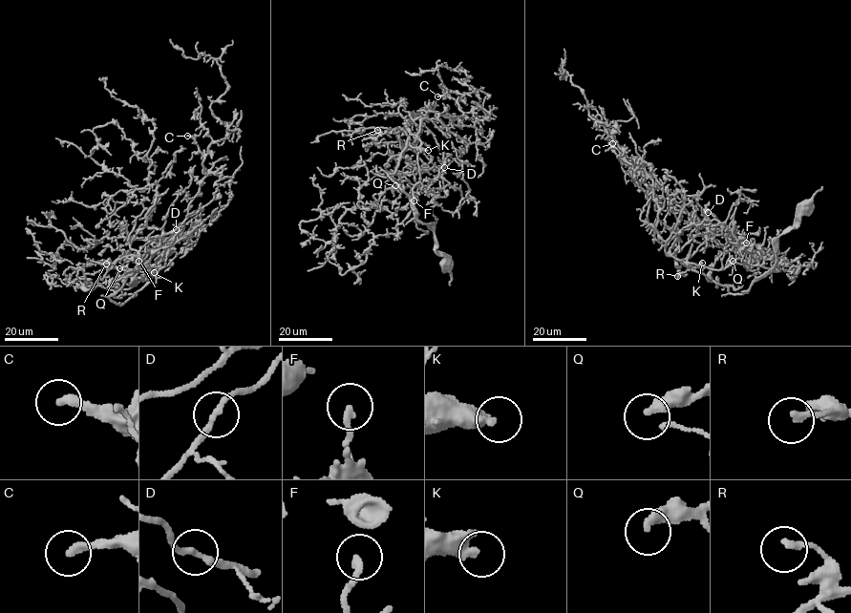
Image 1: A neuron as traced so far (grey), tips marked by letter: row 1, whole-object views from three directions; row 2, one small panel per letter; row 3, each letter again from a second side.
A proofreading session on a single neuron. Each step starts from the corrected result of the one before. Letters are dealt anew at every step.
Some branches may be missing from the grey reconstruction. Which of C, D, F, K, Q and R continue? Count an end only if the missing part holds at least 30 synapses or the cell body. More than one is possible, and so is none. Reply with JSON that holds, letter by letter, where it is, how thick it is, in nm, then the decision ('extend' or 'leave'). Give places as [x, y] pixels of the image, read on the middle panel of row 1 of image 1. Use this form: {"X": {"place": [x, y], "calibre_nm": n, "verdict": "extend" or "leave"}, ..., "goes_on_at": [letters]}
{"C": {"place": [437, 96], "calibre_nm": 260, "verdict": "extend"}, "D": {"place": [444, 167], "calibre_nm": 180, "verdict": "leave"}, "F": {"place": [414, 200], "calibre_nm": 220, "verdict": "leave"}, "K": {"place": [428, 150], "calibre_nm": 420, "verdict": "leave"}, "Q": {"place": [395, 185], "calibre_nm": 340, "verdict": "leave"}, "R": {"place": [377, 130], "calibre_nm": 200, "verdict": "leave"}, "goes_on_at": ["C"]}

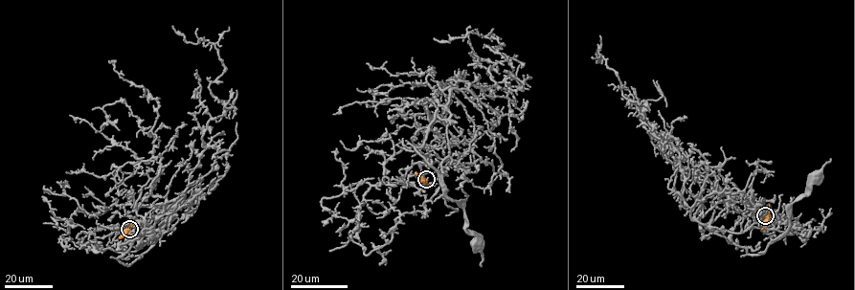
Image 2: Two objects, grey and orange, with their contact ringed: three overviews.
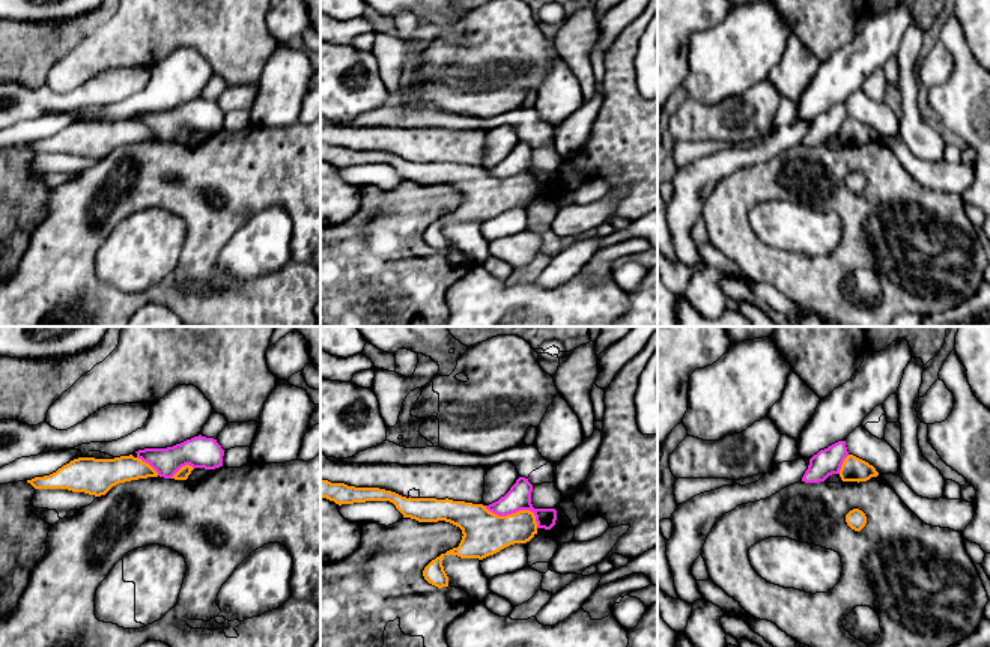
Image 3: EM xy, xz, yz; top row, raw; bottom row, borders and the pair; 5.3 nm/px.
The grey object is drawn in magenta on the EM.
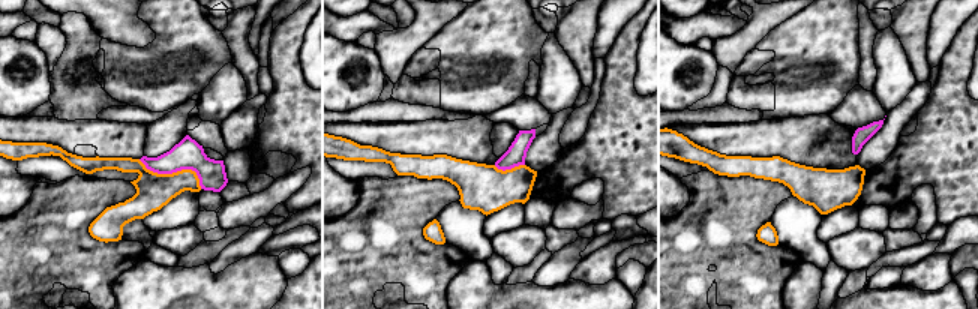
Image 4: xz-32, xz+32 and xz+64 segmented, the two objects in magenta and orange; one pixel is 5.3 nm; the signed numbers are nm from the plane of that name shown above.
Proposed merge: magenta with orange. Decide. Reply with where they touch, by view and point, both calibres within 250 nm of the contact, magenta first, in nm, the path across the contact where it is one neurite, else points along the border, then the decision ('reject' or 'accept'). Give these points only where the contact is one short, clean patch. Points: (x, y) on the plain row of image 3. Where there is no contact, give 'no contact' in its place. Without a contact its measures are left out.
meets magenta in xz at (516, 173); 130 nm thick on the magenta side, 240 nm on the other; border along xz (485, 169), (498, 178), (530, 173), (537, 190); reject

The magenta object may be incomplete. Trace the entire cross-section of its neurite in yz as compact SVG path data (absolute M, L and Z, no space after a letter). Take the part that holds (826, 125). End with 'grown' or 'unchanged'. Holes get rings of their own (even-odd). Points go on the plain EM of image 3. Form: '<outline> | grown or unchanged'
M838 104L824 113L820 113L809 122L808 132L802 144L818 146L824 144L832 137L840 137L844 122L849 119L846 104Z | unchanged

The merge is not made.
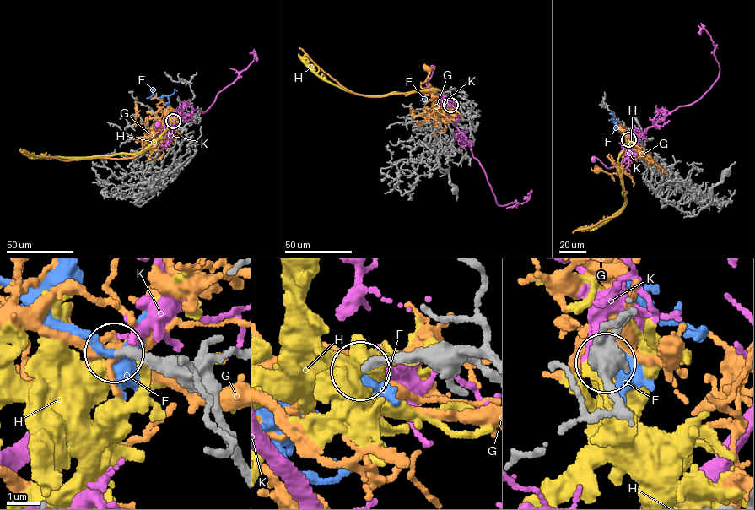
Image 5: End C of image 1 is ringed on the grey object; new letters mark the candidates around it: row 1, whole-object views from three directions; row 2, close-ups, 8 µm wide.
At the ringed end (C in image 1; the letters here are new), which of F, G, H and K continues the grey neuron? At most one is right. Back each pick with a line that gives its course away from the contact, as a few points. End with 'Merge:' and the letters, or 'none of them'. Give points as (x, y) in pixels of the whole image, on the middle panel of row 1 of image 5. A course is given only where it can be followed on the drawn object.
F: via (450, 105), (443, 106), (443, 98), (434, 97), (428, 101), (425, 98), (423, 102)
Merge: F

